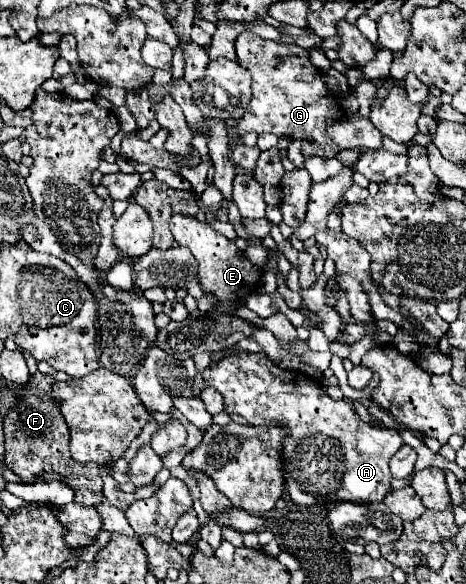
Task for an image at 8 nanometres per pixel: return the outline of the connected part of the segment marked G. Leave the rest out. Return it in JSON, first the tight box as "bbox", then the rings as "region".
{"bbox":[236,32,344,146],"region":[[[242,32],[242,36],[238,36],[236,40],[236,56],[238,56],[238,64],[252,72],[250,106],[254,108],[254,110],[244,112],[242,120],[238,122],[240,138],[244,138],[248,132],[256,132],[256,134],[272,132],[276,136],[288,136],[292,140],[298,138],[298,140],[310,140],[310,142],[324,144],[324,146],[334,146],[334,142],[328,138],[328,124],[330,120],[340,122],[344,118],[344,108],[336,92],[326,86],[322,72],[310,62],[310,54],[306,48],[300,48],[296,44],[280,44],[280,42],[264,40],[254,32]]]}

